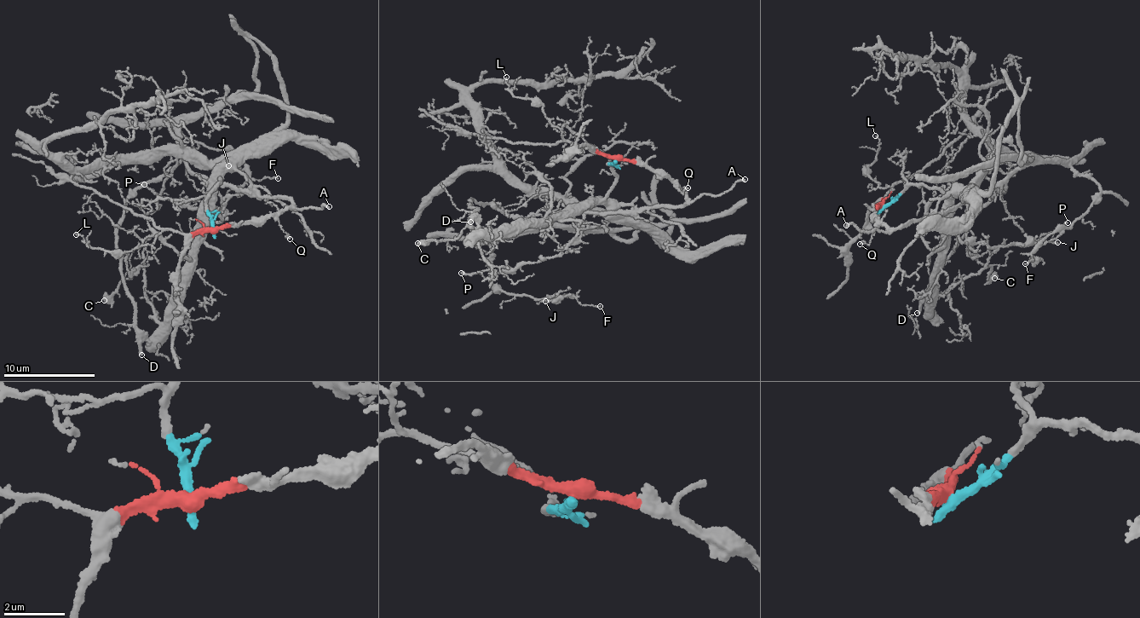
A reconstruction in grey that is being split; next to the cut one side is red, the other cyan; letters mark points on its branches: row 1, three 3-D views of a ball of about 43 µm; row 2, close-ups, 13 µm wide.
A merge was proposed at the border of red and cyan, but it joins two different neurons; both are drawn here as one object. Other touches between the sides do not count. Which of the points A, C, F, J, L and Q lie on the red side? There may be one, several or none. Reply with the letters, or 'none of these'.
A, C, F, J, L, Q

